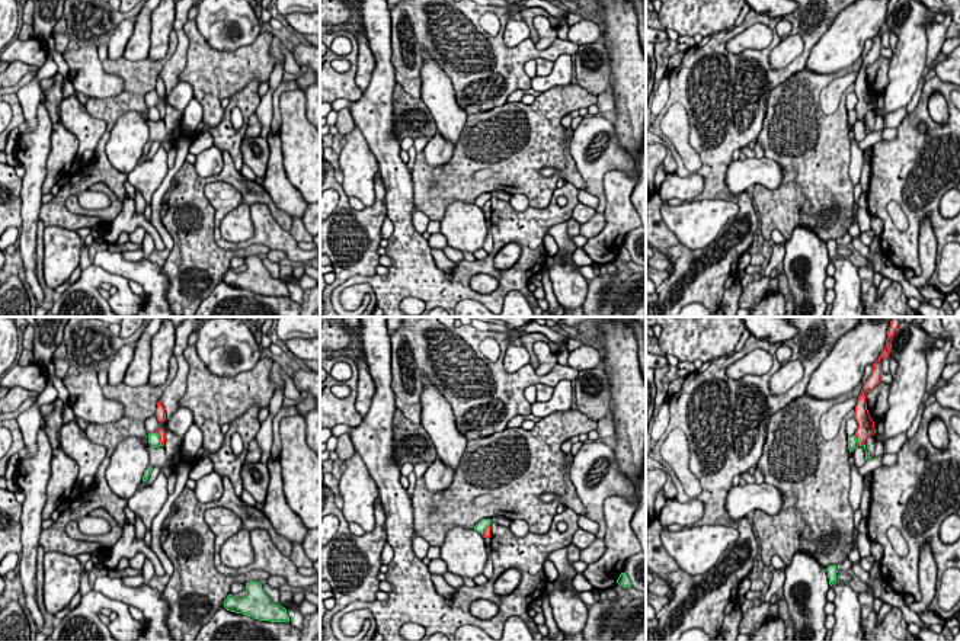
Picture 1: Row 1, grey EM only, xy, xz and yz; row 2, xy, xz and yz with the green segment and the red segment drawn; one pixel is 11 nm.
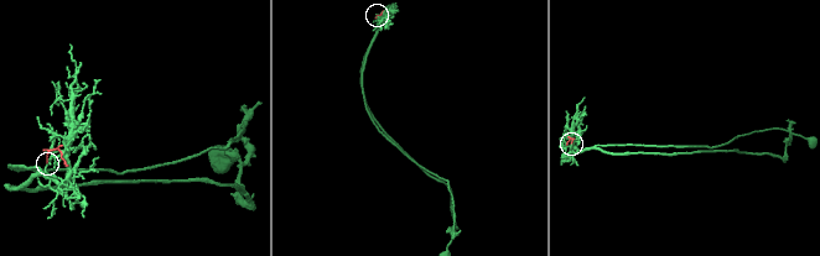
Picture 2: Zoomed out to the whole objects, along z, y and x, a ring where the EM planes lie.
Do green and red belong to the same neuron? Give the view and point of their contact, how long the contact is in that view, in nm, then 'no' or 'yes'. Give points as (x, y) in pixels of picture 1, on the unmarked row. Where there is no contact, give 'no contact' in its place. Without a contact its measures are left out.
yz (856, 115) | 150 nm | no

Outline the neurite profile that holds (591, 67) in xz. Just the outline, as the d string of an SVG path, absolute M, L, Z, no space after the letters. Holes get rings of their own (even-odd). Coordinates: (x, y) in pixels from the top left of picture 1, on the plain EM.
M595 44L580 45L575 60L575 77L580 87L593 96L601 94L609 87L609 55L605 45Z

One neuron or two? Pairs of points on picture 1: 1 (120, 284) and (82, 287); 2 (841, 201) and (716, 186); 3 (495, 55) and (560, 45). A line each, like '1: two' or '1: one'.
1: one
2: two
3: one

